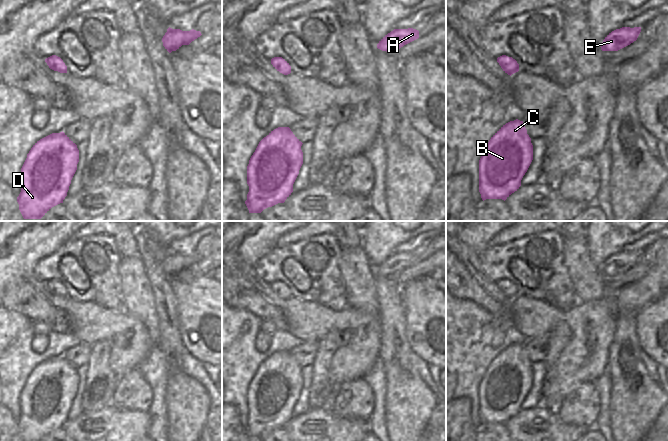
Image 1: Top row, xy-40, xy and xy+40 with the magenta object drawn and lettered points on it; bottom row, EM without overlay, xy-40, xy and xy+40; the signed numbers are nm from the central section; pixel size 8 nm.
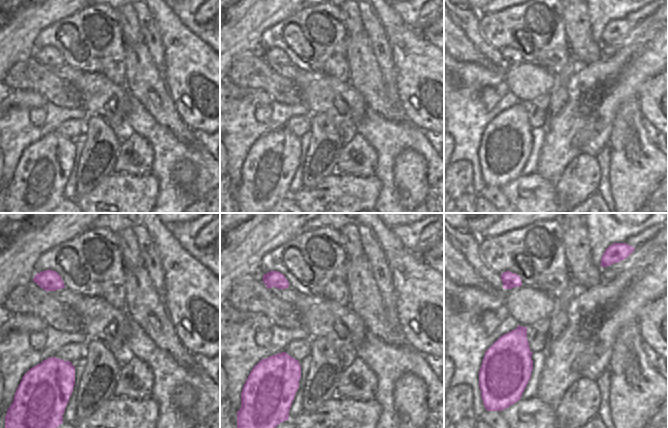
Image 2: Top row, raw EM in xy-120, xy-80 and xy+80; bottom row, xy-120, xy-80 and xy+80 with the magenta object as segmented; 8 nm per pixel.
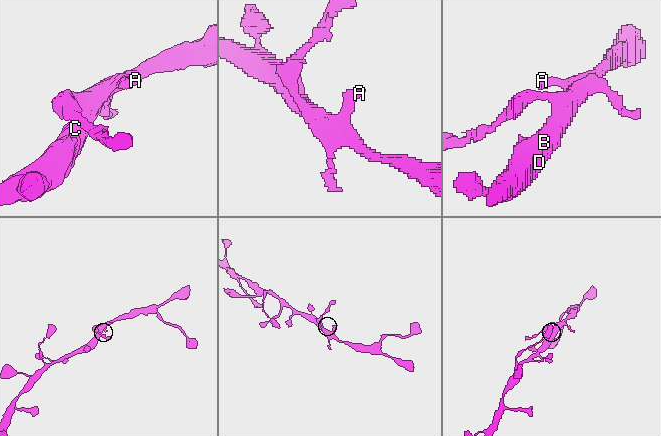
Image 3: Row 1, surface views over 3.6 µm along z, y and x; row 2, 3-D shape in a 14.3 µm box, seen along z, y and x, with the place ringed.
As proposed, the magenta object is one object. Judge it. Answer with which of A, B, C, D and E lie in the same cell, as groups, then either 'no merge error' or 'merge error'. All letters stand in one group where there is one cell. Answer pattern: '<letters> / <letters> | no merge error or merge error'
A B C D E | no merge error

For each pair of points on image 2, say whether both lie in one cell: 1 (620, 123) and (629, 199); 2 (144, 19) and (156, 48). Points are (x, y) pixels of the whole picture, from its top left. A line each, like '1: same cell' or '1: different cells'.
1: same cell
2: same cell

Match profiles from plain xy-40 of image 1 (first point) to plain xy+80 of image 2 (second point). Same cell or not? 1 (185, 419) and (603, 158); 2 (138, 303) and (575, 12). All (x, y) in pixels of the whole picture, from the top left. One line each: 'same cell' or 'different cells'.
1: different cells
2: same cell

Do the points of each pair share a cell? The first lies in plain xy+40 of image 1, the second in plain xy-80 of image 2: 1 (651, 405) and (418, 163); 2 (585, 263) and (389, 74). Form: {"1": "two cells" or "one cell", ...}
{"1": "one cell", "2": "two cells"}

